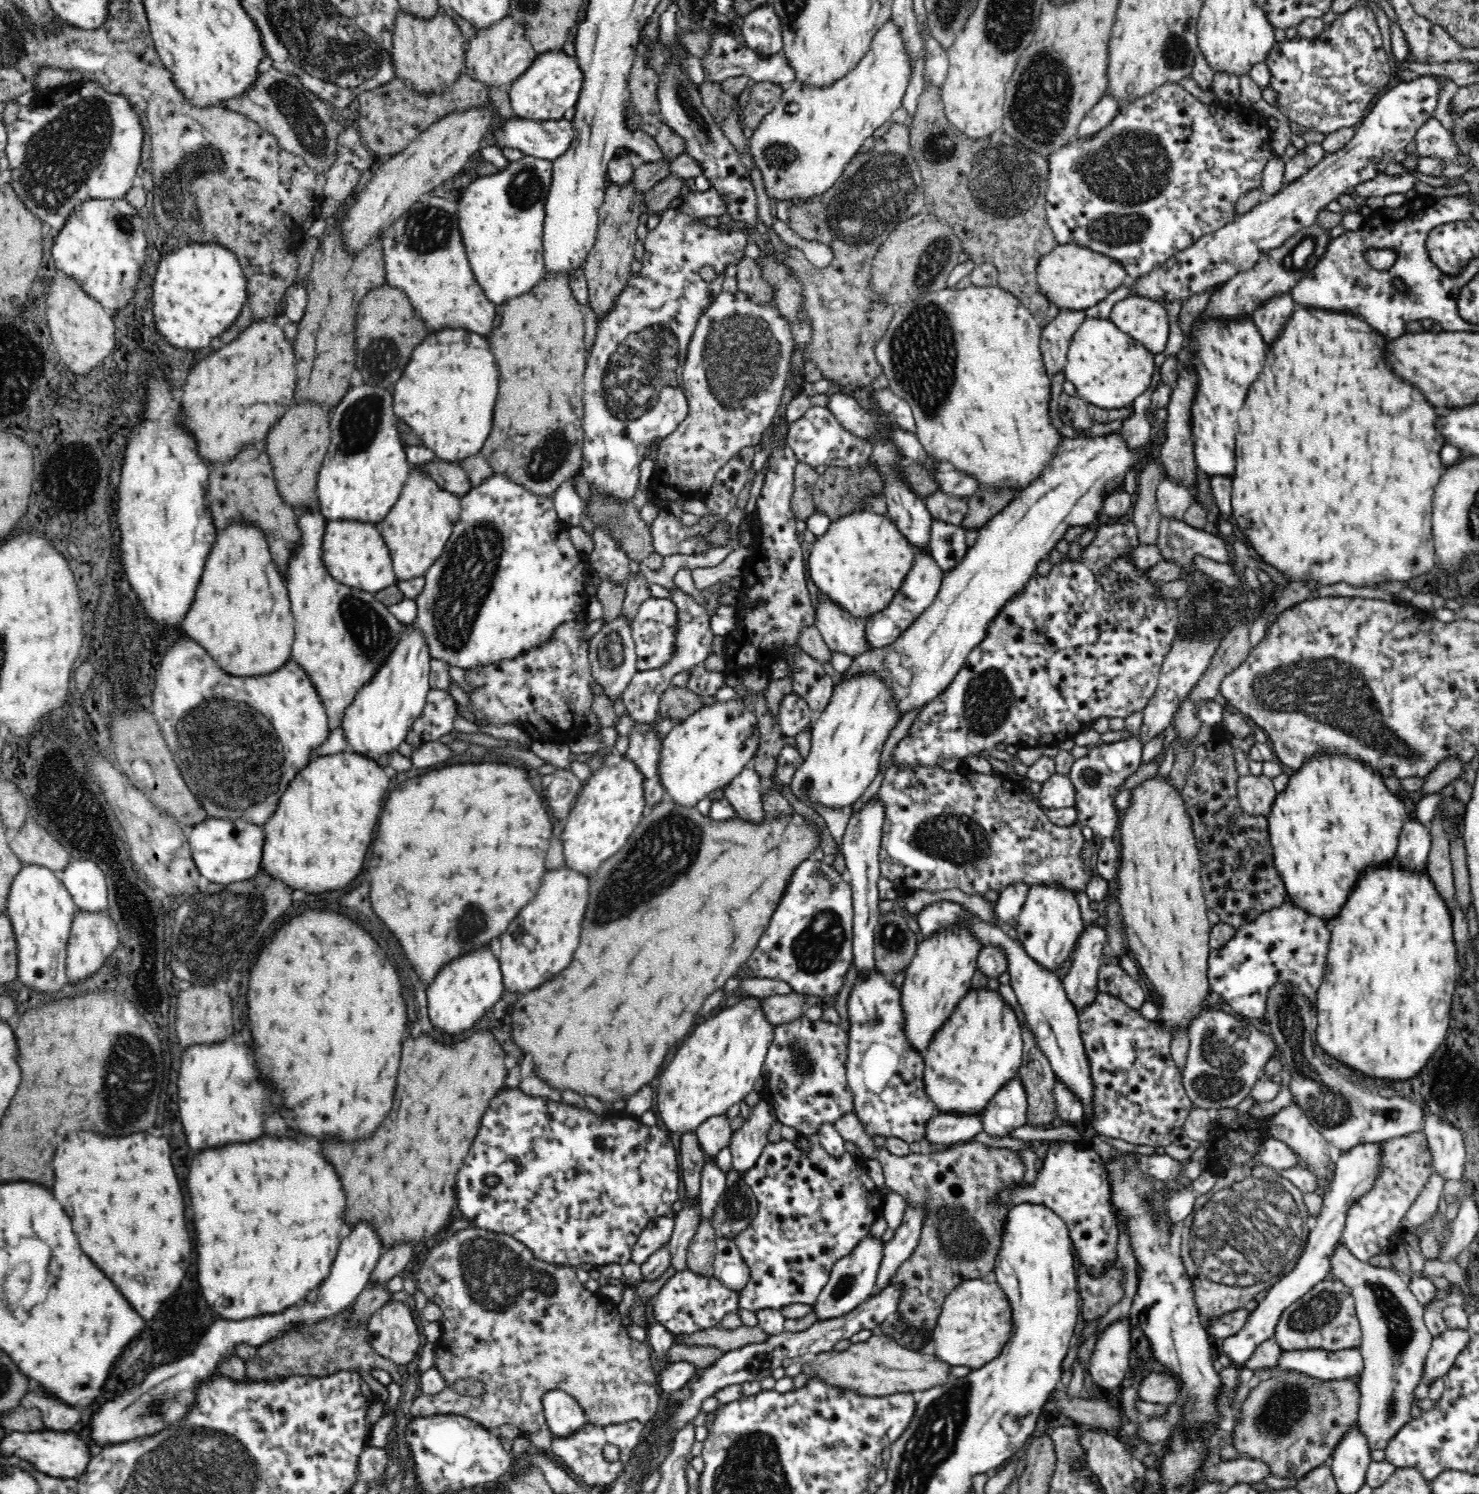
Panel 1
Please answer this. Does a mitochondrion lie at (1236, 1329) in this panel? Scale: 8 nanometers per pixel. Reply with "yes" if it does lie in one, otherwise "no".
no

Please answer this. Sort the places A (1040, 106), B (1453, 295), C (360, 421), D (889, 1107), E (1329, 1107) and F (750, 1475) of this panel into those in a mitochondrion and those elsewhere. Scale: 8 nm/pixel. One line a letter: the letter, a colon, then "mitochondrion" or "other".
A: mitochondrion
B: other
C: mitochondrion
D: other
E: mitochondrion
F: mitochondrion

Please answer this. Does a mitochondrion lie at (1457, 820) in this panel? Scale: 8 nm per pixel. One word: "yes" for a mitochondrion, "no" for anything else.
no

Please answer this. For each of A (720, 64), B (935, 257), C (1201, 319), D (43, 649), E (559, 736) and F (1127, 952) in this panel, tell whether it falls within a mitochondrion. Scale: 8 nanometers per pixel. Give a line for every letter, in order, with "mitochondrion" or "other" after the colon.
A: other
B: mitochondrion
C: other
D: other
E: other
F: other

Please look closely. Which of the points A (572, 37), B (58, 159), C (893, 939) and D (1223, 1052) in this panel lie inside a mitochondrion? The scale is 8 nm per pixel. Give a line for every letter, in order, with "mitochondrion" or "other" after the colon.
A: other
B: mitochondrion
C: mitochondrion
D: mitochondrion

